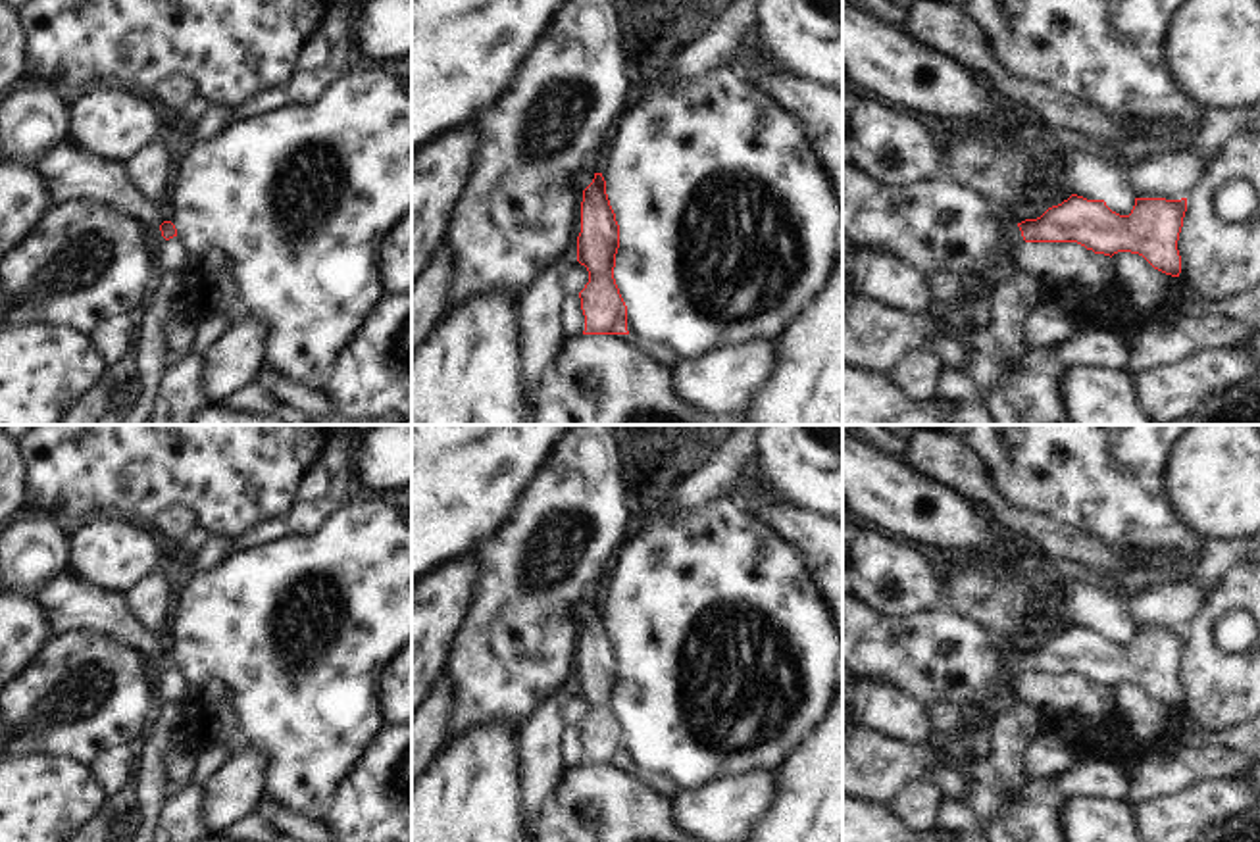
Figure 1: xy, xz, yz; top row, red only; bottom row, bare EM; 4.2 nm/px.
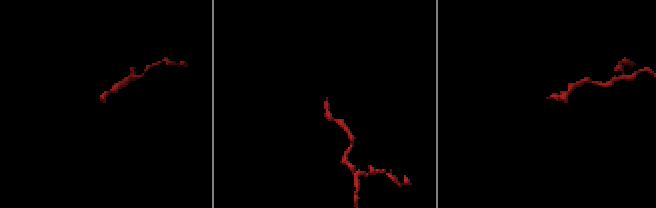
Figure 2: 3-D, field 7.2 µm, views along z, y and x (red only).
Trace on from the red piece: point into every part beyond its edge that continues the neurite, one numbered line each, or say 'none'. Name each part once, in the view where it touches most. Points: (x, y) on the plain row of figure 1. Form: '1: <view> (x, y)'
1: xz (581, 610)

